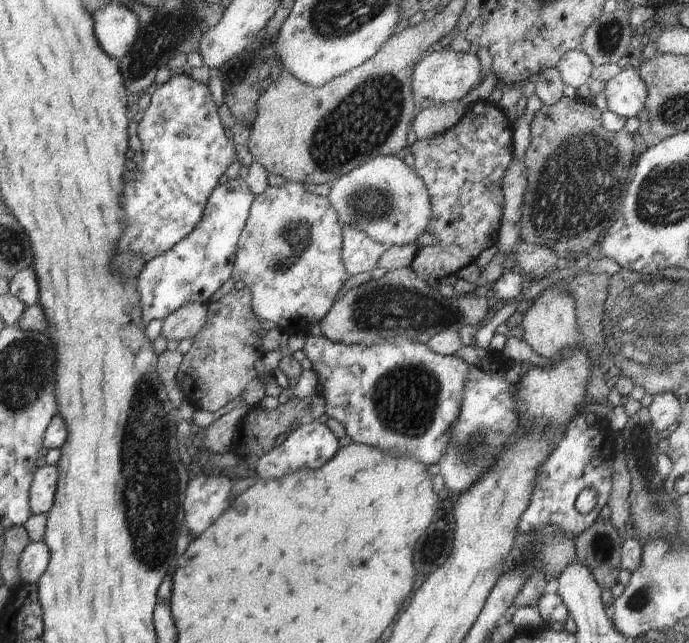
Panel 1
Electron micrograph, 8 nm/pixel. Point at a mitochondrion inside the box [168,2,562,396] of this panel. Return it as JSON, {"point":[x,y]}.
{"point":[363,122]}

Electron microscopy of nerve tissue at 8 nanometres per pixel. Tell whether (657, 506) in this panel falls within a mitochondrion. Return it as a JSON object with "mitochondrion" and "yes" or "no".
{"mitochondrion":"yes"}

